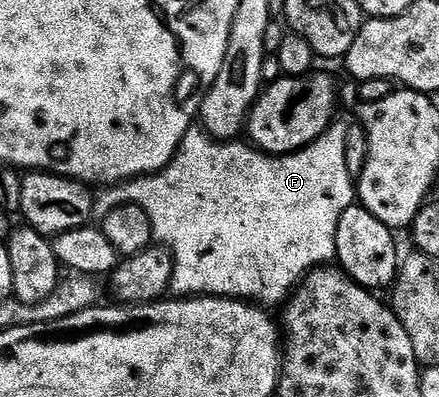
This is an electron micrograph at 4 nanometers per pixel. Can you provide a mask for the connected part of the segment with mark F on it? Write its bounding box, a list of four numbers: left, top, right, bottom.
[93,124,357,303]

